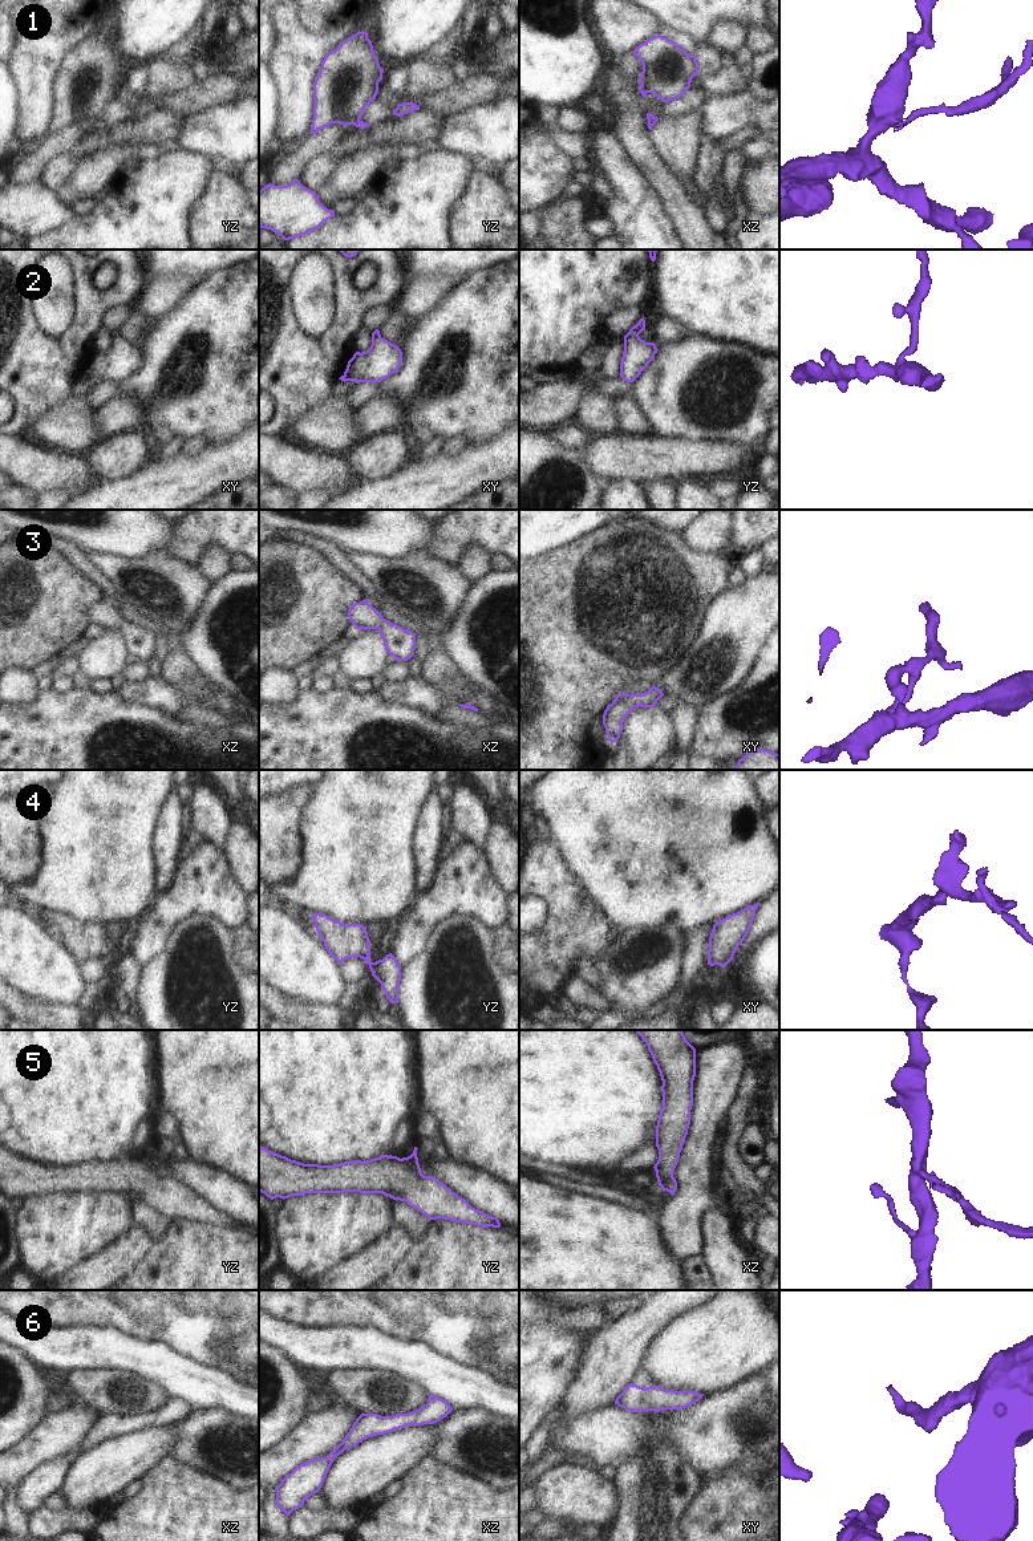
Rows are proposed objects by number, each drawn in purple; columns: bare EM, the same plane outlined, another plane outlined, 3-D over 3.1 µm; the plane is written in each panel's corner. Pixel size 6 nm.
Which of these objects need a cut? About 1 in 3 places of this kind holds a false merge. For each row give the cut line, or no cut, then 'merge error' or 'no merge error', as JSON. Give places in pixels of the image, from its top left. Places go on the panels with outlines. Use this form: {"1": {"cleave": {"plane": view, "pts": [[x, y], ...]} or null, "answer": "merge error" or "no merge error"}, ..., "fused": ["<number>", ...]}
{"1": {"cleave": {"plane": "xz", "pts": [[641, 84], [648, 92]]}, "answer": "merge error"}, "2": {"cleave": null, "answer": "no merge error"}, "3": {"cleave": null, "answer": "no merge error"}, "4": {"cleave": null, "answer": "no merge error"}, "5": {"cleave": {"plane": "yz", "pts": [[400, 1159], [405, 1166], [421, 1174]]}, "answer": "merge error"}, "6": {"cleave": null, "answer": "no merge error"}, "fused": ["1", "5"]}

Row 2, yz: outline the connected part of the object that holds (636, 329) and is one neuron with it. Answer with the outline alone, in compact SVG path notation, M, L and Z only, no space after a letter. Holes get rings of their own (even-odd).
M640 319L624 336L624 352L620 362L620 377L627 382L633 382L648 366L657 353L653 342L645 342L640 333L645 329L645 320Z

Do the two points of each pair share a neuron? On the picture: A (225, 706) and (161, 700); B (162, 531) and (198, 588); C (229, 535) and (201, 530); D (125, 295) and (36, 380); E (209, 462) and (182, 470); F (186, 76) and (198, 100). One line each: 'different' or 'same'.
A: same
B: different
C: same
D: same
E: same
F: different

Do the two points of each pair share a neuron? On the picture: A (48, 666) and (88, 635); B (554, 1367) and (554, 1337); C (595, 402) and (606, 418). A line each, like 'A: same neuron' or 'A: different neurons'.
A: same neuron
B: same neuron
C: same neuron

